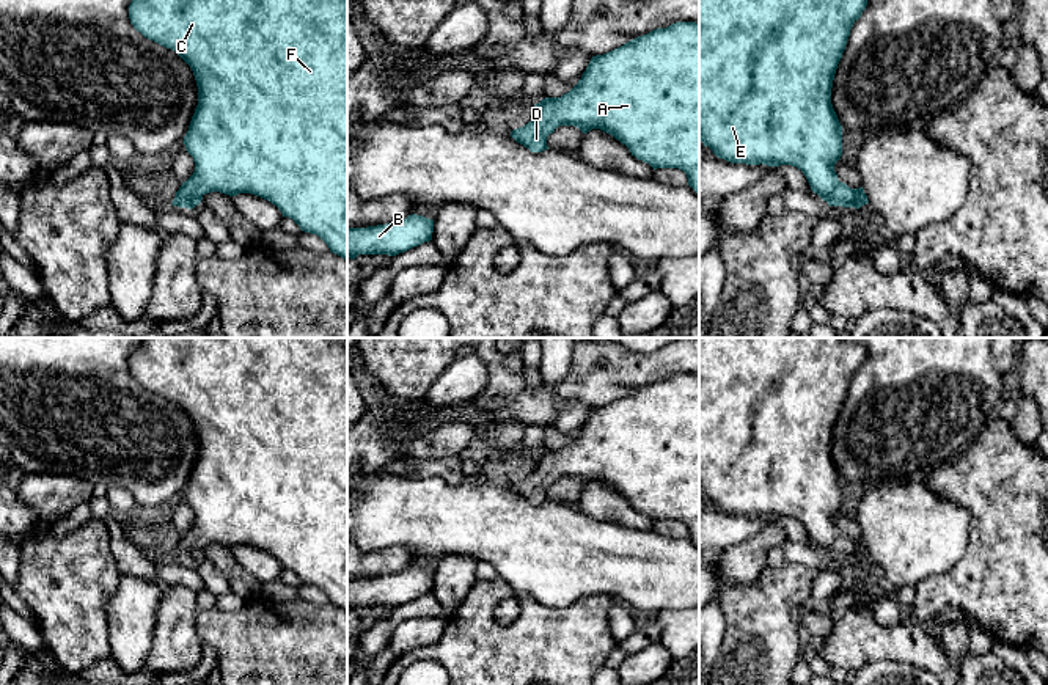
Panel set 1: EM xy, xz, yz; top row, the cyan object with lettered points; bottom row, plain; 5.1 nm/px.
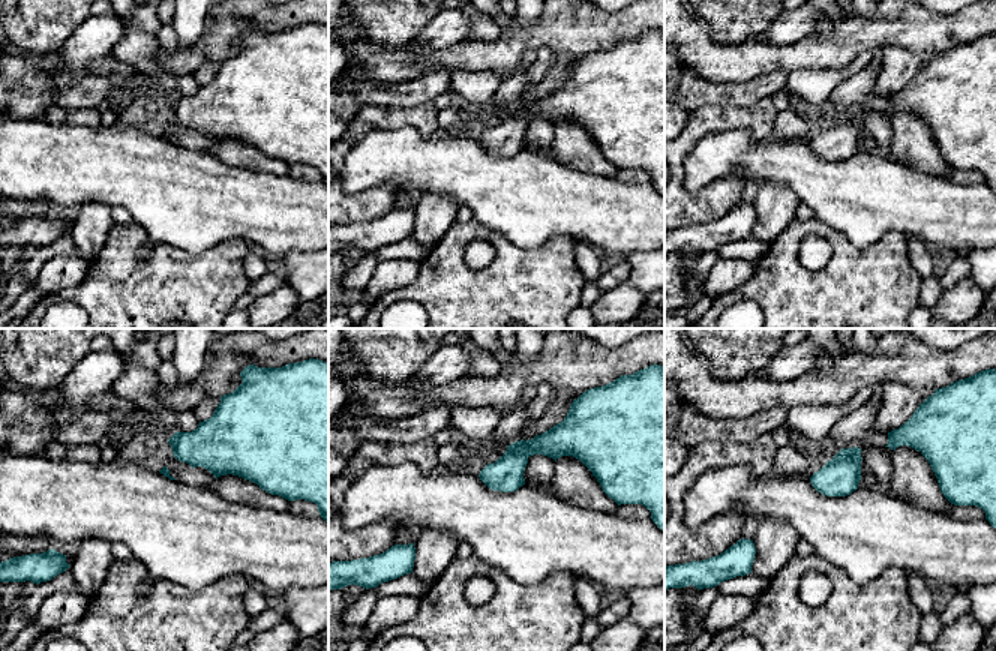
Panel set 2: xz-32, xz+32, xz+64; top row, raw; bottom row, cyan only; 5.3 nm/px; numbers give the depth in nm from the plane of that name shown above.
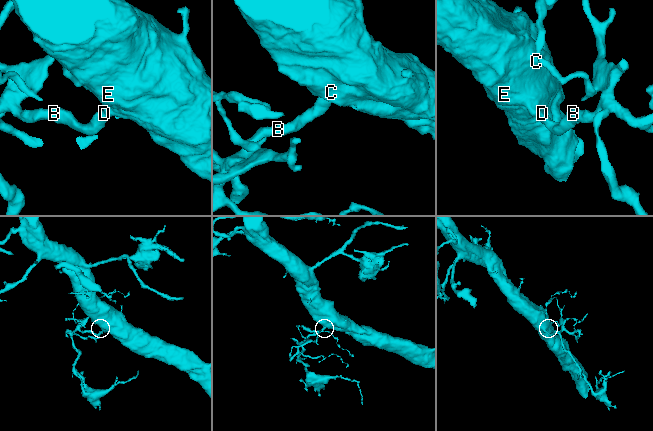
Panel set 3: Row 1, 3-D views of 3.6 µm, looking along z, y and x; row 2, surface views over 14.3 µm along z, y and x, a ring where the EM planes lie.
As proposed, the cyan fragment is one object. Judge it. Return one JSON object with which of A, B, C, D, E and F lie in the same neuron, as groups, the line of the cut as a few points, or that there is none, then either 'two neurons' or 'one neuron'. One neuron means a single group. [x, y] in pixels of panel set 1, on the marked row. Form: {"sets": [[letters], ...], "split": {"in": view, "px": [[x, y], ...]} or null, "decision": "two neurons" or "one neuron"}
{"sets": [["A", "B", "C", "D", "E", "F"]], "split": null, "decision": "one neuron"}

